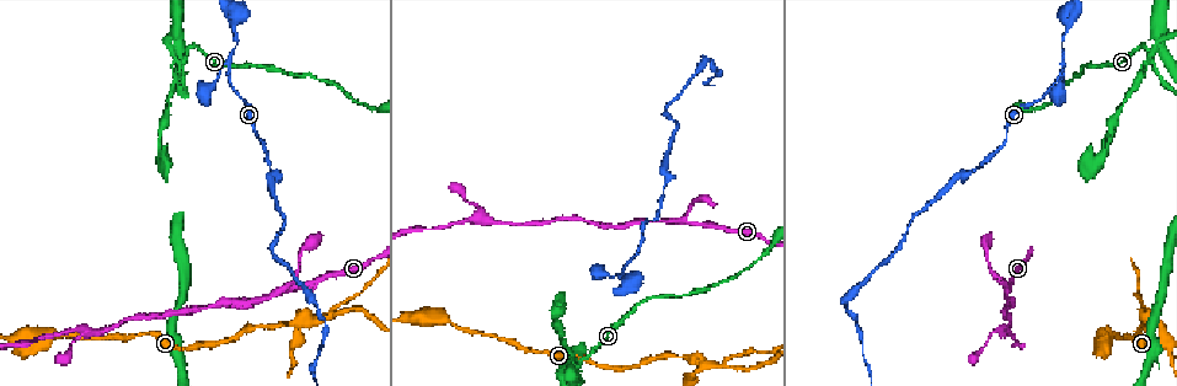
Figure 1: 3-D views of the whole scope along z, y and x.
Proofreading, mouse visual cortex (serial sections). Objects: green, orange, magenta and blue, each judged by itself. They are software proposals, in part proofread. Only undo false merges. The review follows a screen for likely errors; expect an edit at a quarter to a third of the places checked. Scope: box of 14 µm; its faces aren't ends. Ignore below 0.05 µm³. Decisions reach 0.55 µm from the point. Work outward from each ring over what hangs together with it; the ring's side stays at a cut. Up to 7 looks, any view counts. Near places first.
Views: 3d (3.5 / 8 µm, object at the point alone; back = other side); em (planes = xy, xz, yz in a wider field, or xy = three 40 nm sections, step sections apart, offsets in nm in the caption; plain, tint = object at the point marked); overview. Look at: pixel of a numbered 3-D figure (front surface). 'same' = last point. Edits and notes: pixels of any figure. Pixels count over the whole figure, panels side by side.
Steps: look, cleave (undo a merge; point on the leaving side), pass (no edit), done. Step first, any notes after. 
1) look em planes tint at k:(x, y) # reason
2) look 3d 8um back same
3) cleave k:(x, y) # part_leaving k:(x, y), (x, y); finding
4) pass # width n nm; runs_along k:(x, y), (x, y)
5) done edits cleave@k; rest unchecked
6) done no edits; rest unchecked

look 3d 3.5um back at 1:(689, 225) # three-way junction

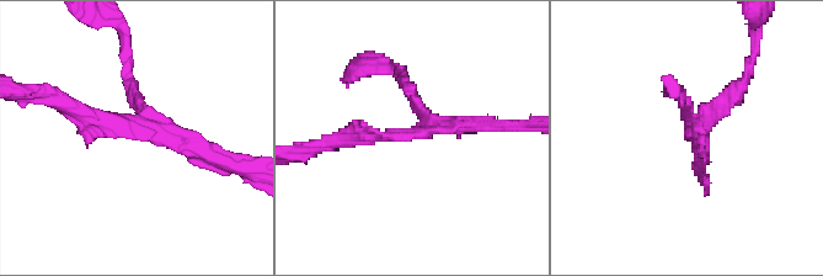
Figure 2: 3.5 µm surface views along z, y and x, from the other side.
look em xy step 2 tint at 2:(687, 130)

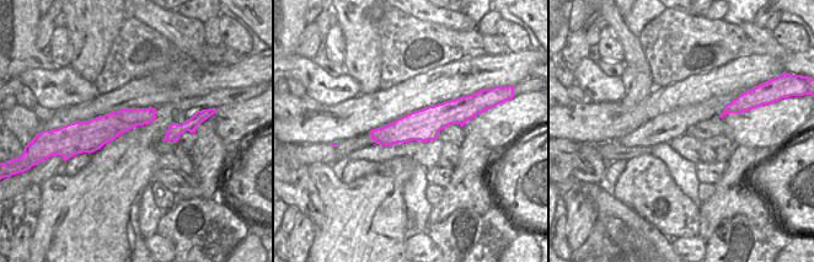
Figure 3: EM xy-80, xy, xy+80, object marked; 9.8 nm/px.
pass # arm_widths 150, 200, 200 nm; runs_along 3:(462, 117), (374, 134); one cell here

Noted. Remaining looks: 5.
look 3d 3.5um at 1:(310, 322) # three-way junction

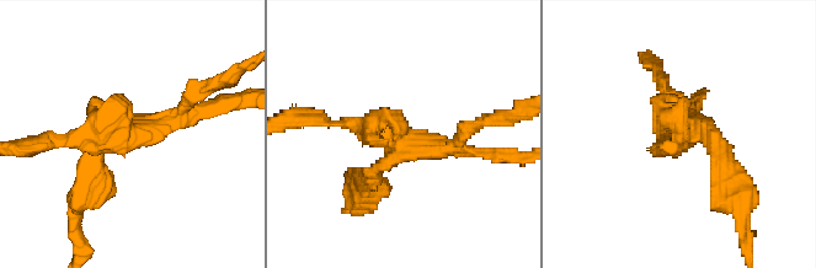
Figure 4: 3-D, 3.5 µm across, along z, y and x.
look em xy step 3 tint at 4:(680, 134) # need the tissue

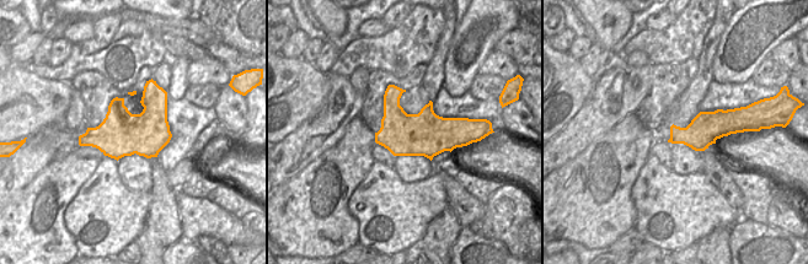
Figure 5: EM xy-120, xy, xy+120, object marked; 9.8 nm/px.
cleave 4:(387, 188) # part_leaving 4:(387, 159), (352, 199); two cells meet here

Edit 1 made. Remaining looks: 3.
look overview

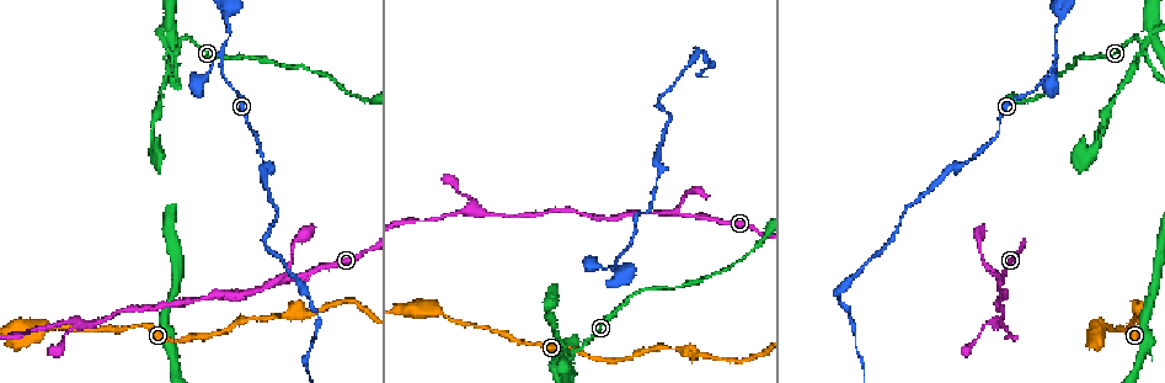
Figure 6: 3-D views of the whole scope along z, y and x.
look 3d 8um back at 6:(175, 53) # abrupt turn

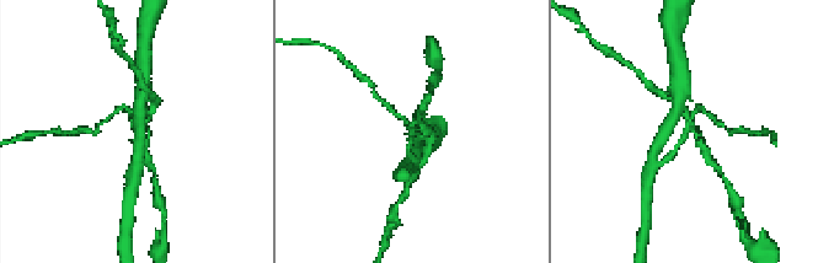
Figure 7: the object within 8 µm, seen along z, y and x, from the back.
look 3d 3.5um at 7:(413, 126)

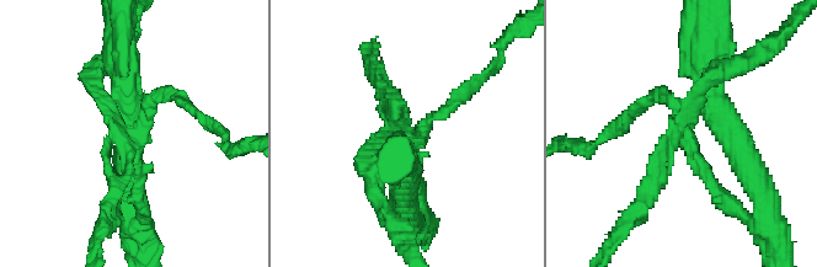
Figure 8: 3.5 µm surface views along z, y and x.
cleave 8:(653, 167) # part_leaving 8:(676, 144), (641, 204), (609, 243); a second cell is stuck on

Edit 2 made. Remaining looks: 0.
done edits cleave@4, cleave@8; rest unchecked

